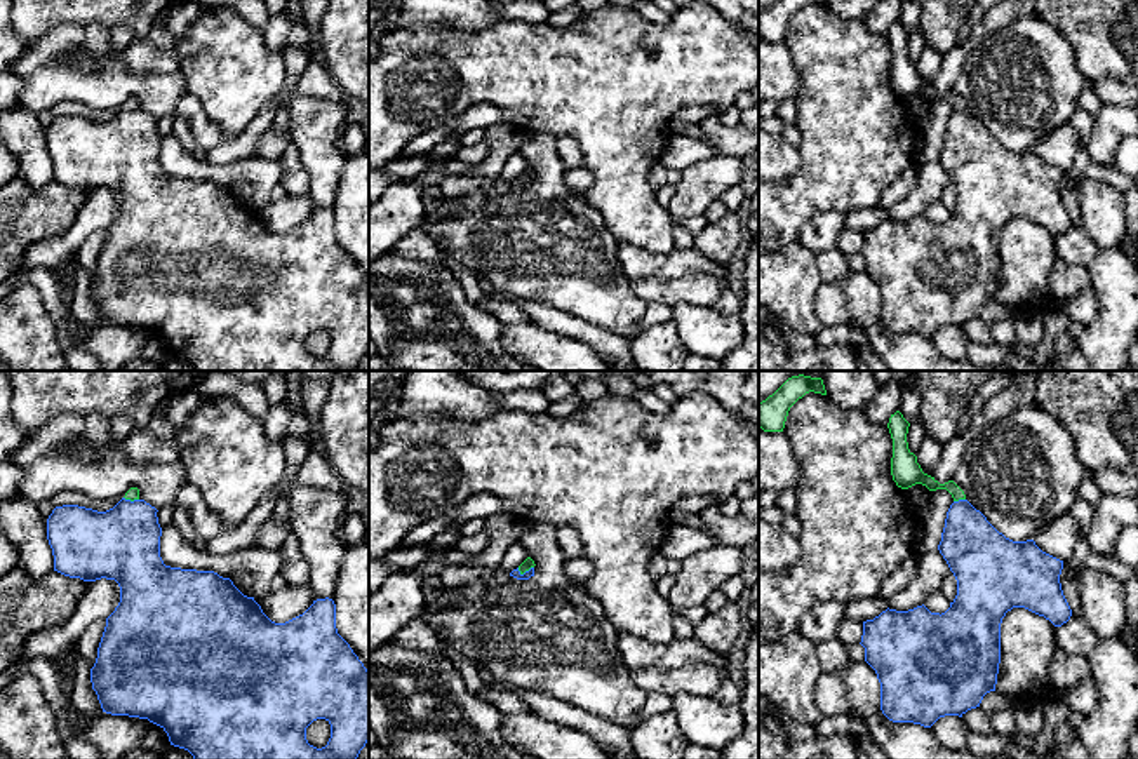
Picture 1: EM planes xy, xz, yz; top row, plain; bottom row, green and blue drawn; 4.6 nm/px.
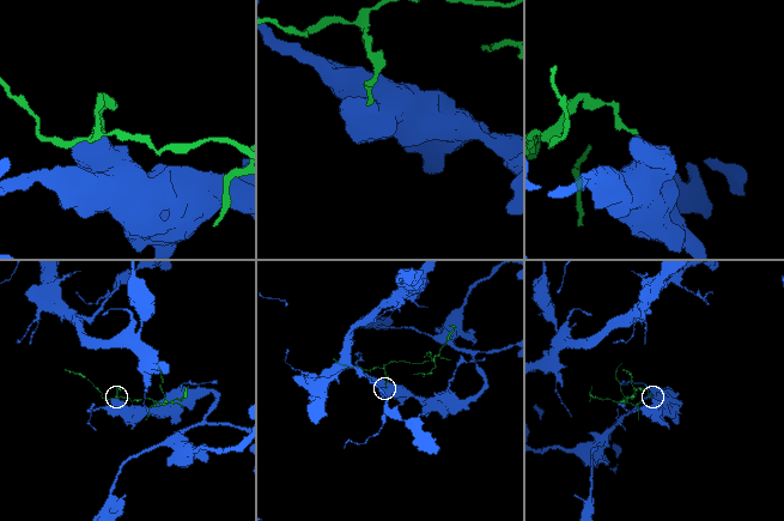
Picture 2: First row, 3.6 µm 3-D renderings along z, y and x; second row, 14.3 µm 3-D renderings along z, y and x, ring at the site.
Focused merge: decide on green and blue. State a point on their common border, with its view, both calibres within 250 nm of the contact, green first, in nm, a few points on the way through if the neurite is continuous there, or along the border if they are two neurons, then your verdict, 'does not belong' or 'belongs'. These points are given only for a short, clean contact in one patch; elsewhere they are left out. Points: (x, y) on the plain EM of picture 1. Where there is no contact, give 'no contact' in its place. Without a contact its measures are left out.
meets green in yz at (959, 108); 100 nm thick on the green side, 280 nm on the other; border along yz (964, 108), (954, 112); does not belong

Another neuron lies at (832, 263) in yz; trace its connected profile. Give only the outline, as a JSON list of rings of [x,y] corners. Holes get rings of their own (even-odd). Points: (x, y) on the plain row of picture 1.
[[[837,247],[816,254],[816,265],[823,282],[842,280],[851,270],[847,256]]]

